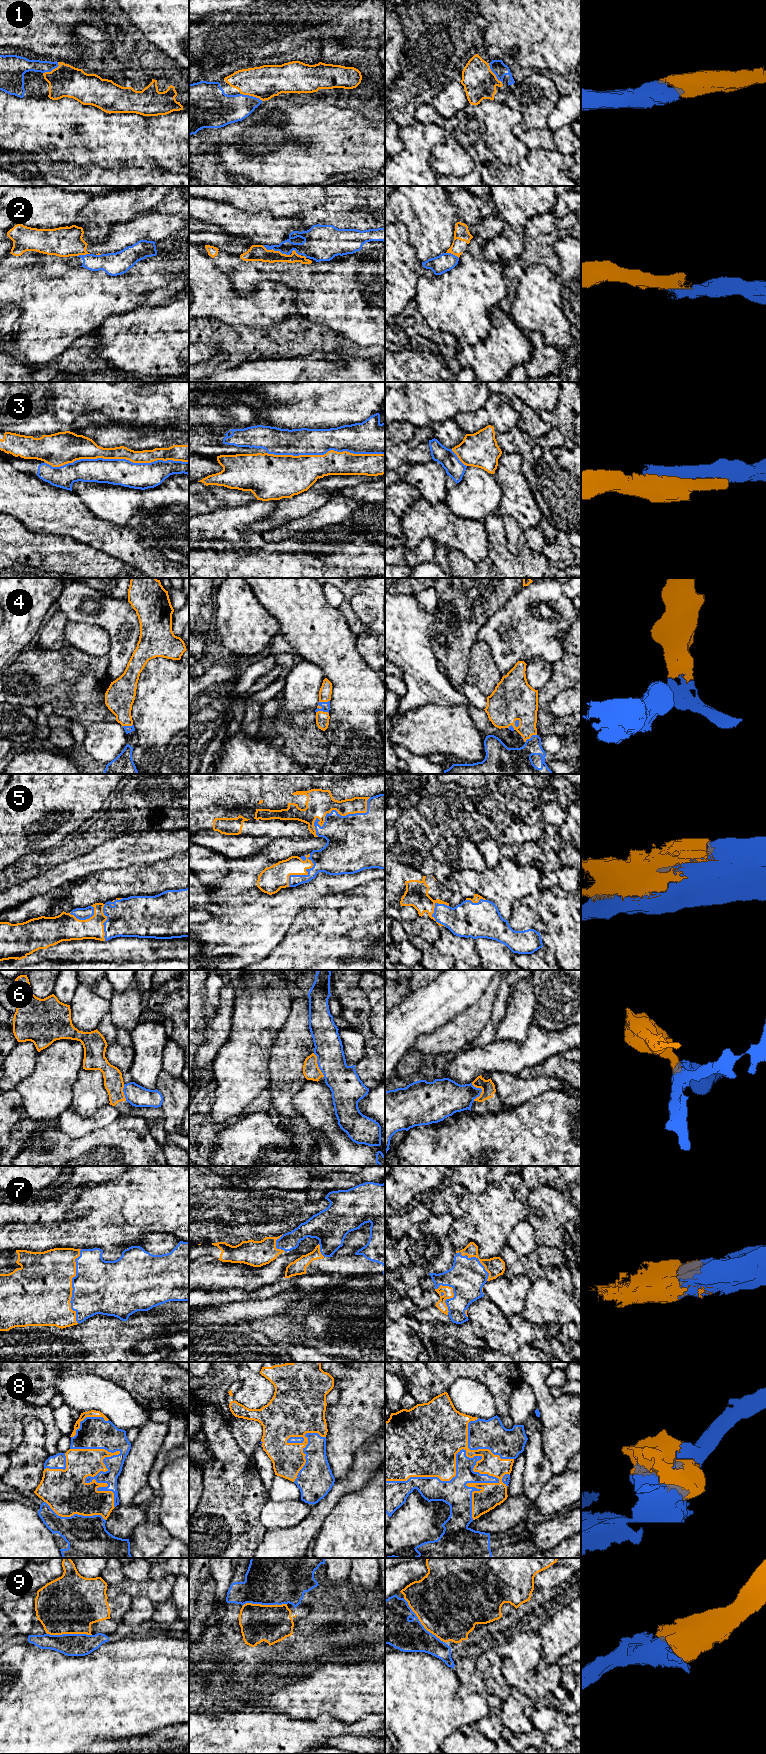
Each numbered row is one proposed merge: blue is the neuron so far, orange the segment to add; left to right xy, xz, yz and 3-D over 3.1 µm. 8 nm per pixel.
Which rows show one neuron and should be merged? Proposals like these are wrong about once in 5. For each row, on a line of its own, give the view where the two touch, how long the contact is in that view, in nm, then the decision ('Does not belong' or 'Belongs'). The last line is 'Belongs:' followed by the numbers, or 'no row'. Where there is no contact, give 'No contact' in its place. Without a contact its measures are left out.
1: Touches blue in xz. Shared border 190 nm. Belongs
2: Touches blue in xz. Shared border 160 nm. Does not belong
3: Touches blue in xy. Shared border 1150 nm. Does not belong
4: Touches blue in xz. Shared border 120 nm. Belongs
5: Touches blue in xz. Shared border 550 nm. Belongs
6: Touches blue in yz. Shared border 150 nm. Does not belong
7: Touches blue in xy. Shared border 600 nm. Belongs
8: Touches blue in yz. Shared border 900 nm. Belongs
9: Touches blue in yz. Shared border 500 nm. Belongs
Belongs: 1, 4, 5, 7, 8, 9

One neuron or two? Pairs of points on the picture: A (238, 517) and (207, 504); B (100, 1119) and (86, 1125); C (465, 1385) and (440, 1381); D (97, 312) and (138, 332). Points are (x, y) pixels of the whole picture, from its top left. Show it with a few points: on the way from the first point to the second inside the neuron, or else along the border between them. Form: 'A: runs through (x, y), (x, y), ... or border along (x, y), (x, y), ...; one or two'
A: border along (217, 508), (211, 512), (199, 515); two
B: runs through (97, 1120), (89, 1124); one
C: border along (474, 1379), (457, 1378), (446, 1391); two
D: border along (131, 311), (111, 314), (97, 329); two

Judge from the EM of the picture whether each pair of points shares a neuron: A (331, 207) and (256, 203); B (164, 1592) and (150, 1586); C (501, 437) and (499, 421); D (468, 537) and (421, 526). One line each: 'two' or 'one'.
A: one
B: one
C: two
D: one

